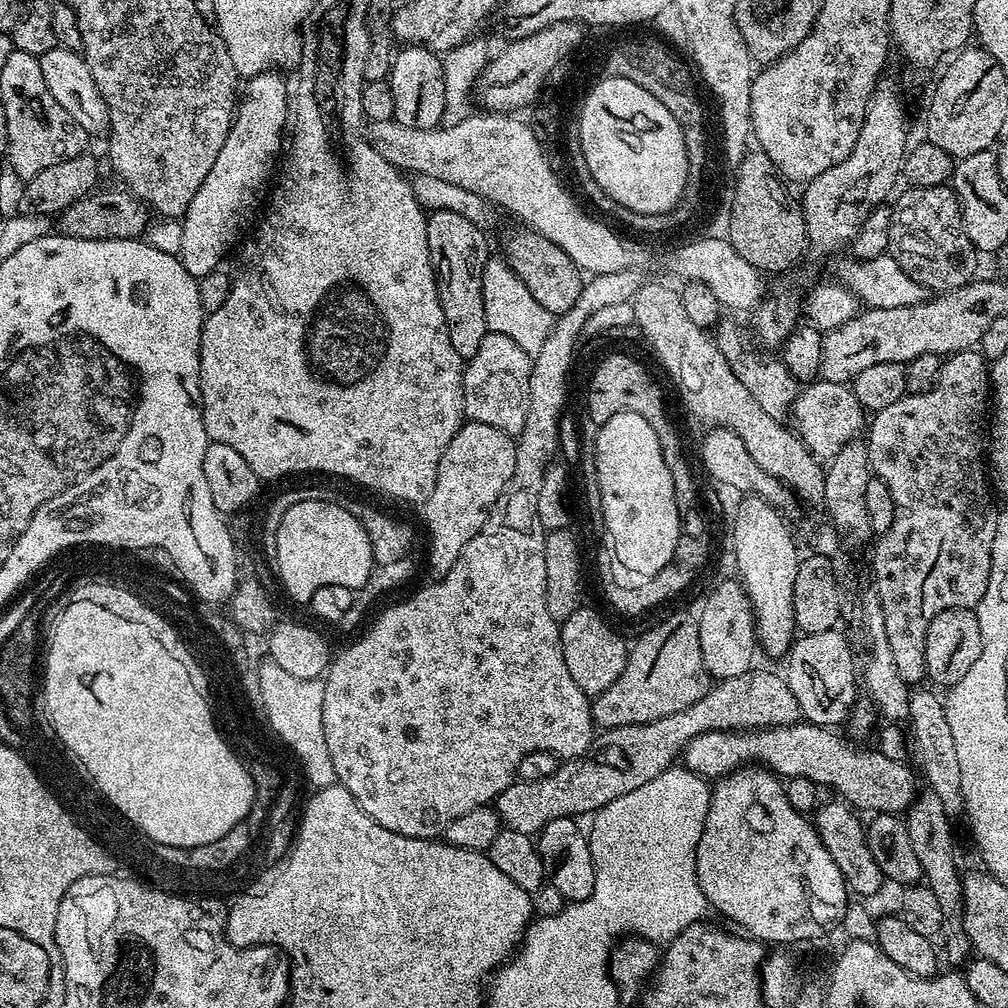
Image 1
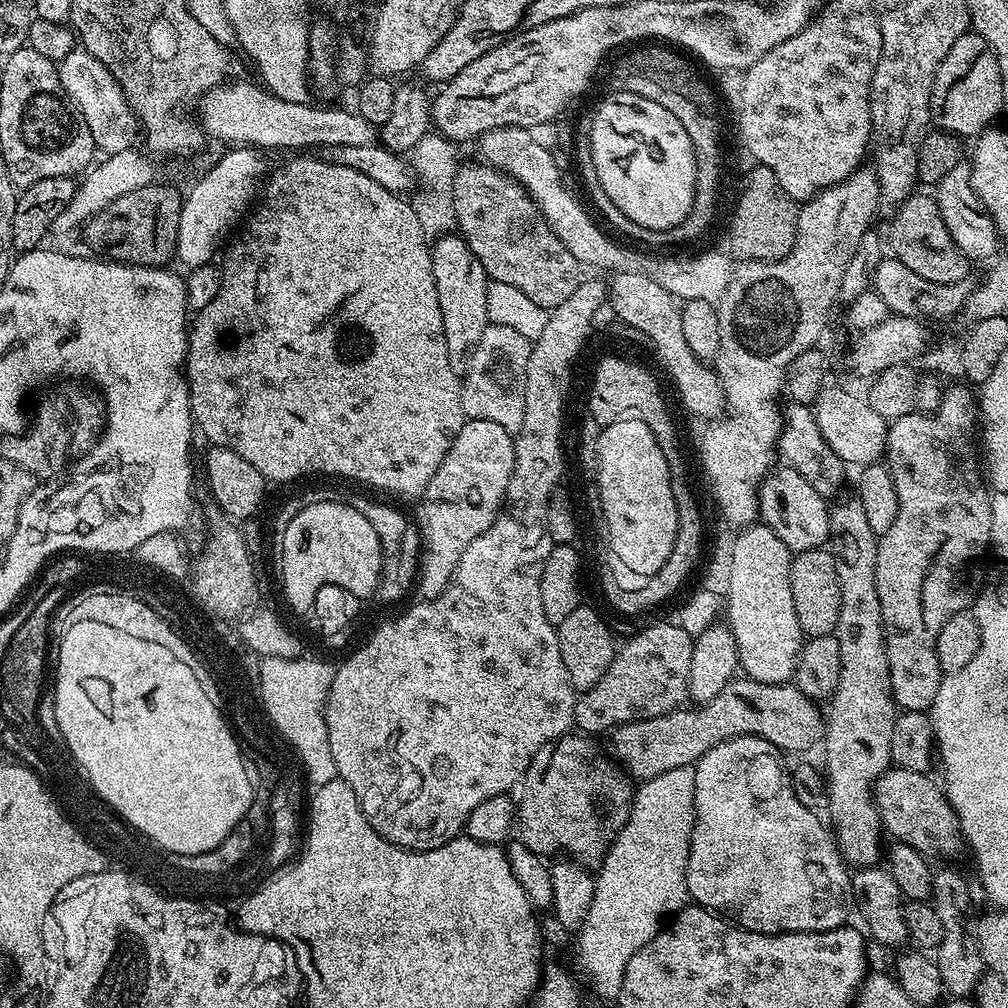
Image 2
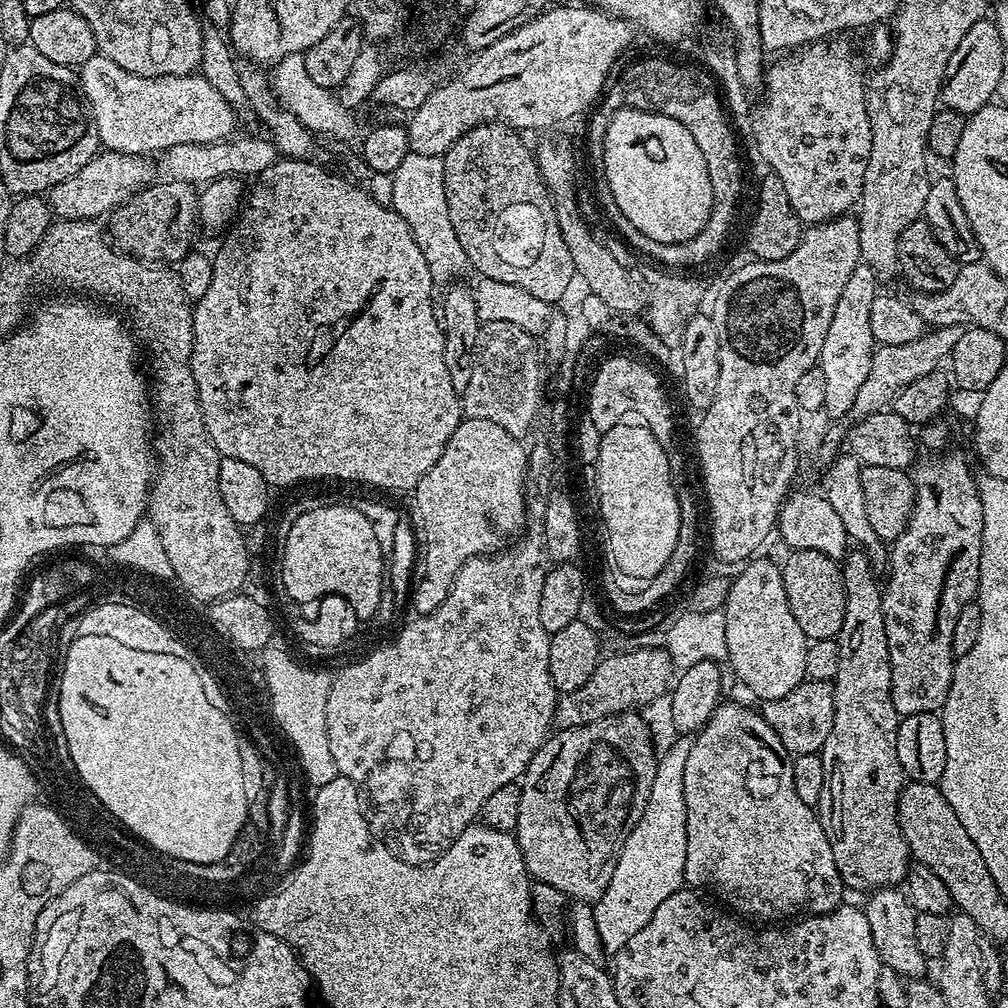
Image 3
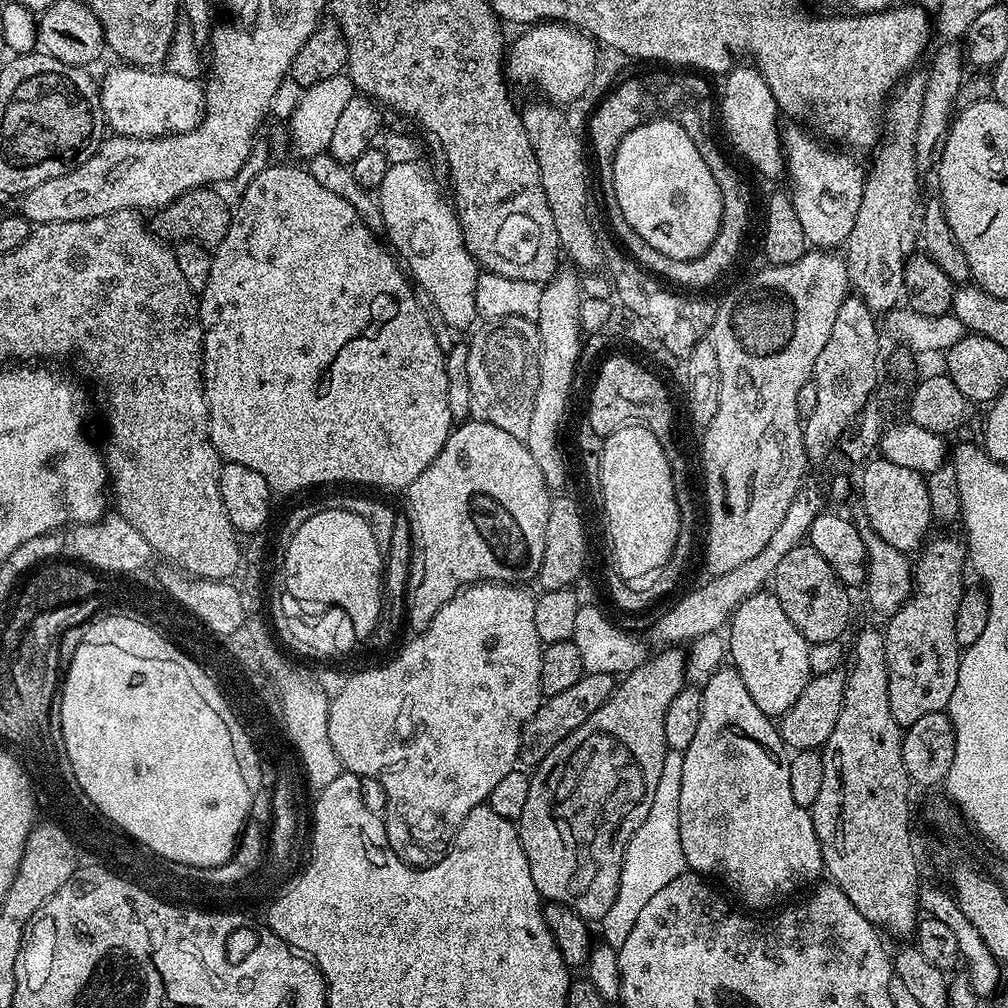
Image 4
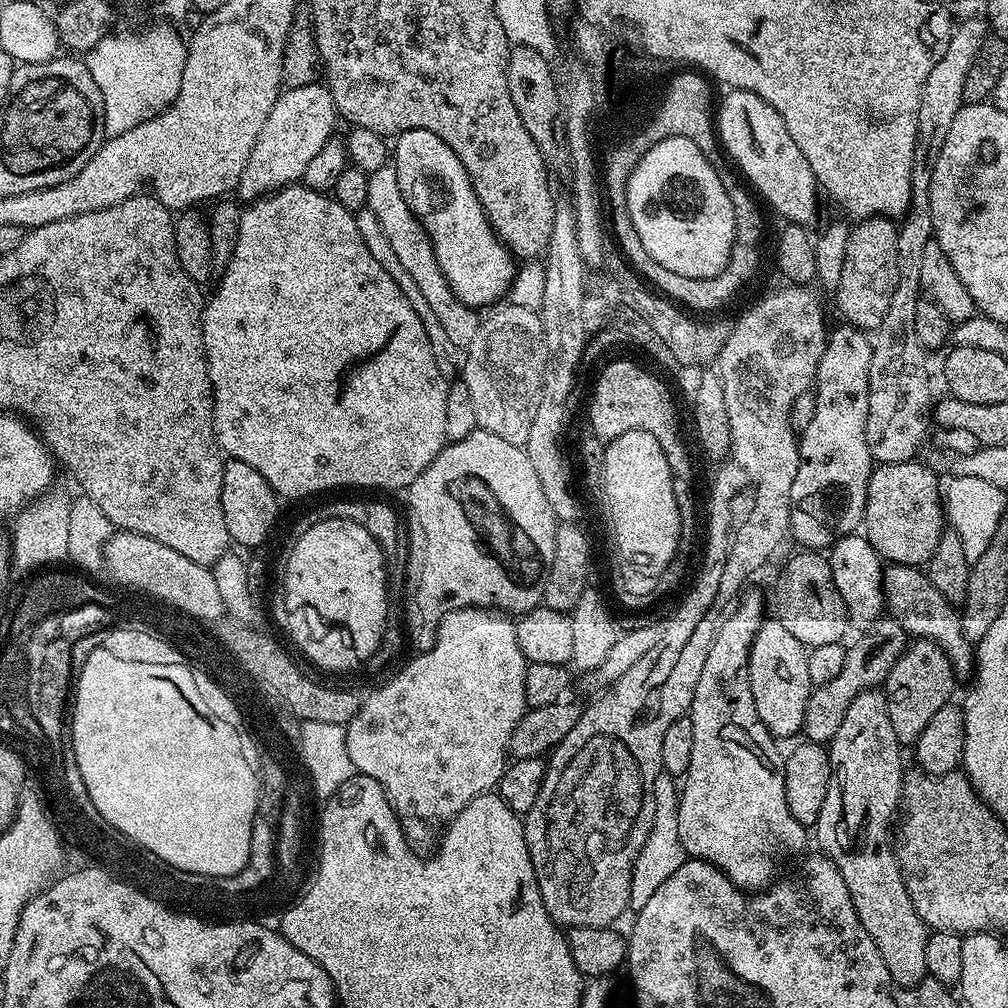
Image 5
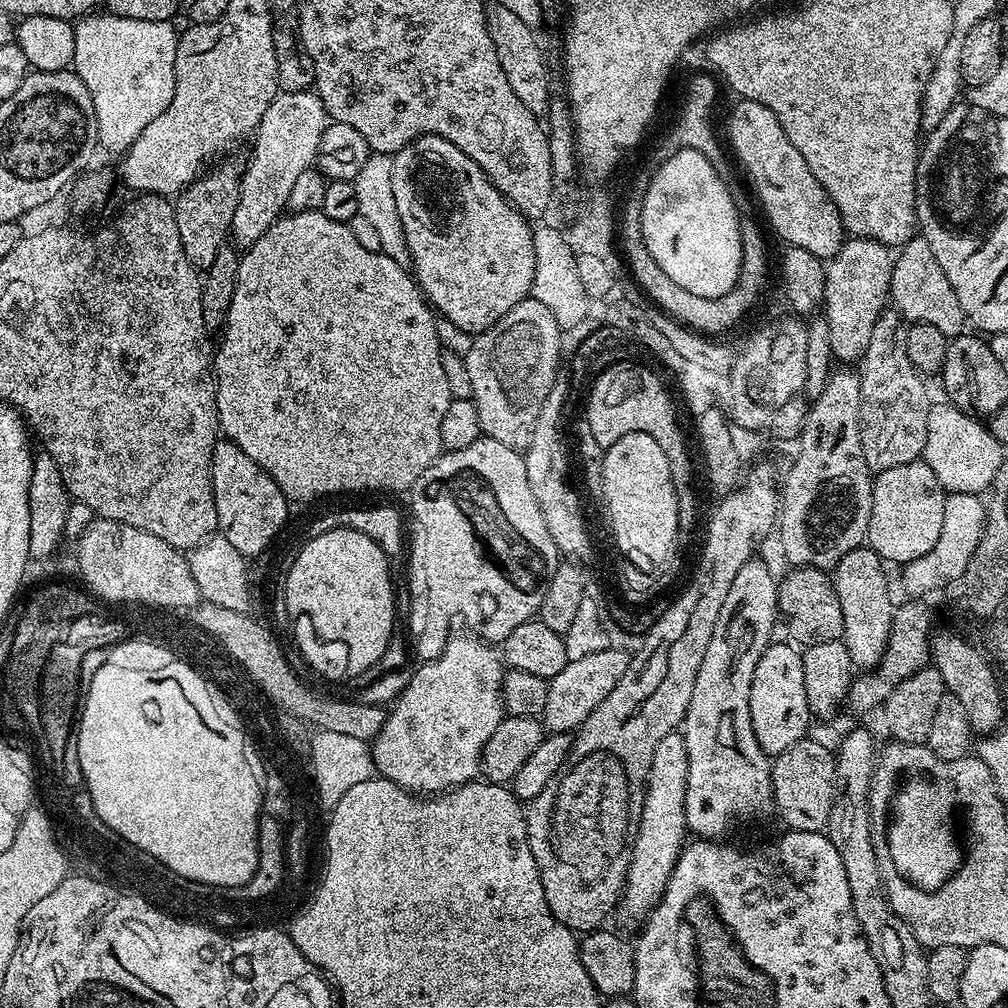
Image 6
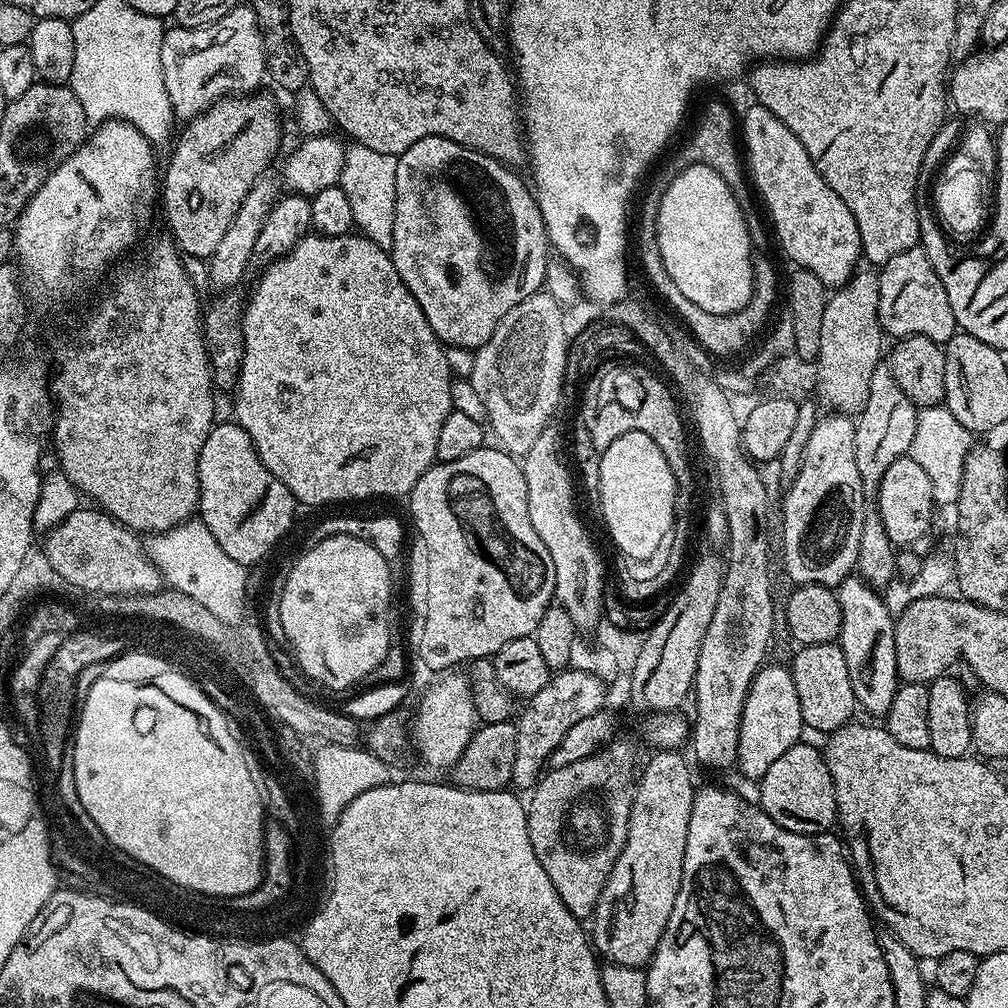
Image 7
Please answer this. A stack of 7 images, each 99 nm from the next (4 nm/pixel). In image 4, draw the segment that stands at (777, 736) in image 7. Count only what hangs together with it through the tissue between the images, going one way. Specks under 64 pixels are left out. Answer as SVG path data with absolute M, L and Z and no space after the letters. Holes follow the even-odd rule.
M768 590L753 592L751 596L747 596L736 607L726 628L726 652L730 657L731 667L739 672L742 682L746 682L746 690L750 690L750 698L754 698L758 710L762 710L769 718L783 716L786 710L790 710L790 706L794 706L794 702L798 702L798 694L806 690L808 681L813 677L809 647L808 640L802 638L798 626L794 626L794 622L786 618L786 610L782 610L778 598Z

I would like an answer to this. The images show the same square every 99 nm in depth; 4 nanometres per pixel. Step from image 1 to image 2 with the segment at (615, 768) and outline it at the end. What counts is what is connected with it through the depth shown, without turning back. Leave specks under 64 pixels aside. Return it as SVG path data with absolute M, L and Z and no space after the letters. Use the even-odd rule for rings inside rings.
M733 678L728 685L710 702L675 708L661 716L651 716L645 720L635 720L629 724L621 724L610 733L612 739L611 755L615 757L621 768L628 773L633 781L643 782L650 778L658 778L658 774L666 774L666 770L678 770L678 766L692 766L702 758L718 742L729 740L735 736L761 736L766 738L781 753L804 752L821 743L824 738L826 716L821 705L811 700L795 683L767 684L747 678Z

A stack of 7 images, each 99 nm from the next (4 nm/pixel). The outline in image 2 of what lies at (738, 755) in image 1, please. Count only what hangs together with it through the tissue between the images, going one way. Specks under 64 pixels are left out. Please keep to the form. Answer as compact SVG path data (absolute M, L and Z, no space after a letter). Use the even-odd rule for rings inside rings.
M895 766L882 773L872 785L872 796L876 800L880 822L883 831L893 836L893 841L914 846L914 850L929 858L956 856L960 851L965 851L964 833L960 831L960 823L948 800L947 792L930 777L928 772Z

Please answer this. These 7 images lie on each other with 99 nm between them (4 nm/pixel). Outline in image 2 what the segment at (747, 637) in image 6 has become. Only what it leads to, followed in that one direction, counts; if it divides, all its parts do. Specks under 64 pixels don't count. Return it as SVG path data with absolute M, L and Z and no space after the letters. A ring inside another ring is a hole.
M735 736L723 740L713 746L709 752L702 754L694 767L694 830L690 838L690 854L688 855L688 869L686 870L686 886L689 897L699 907L707 908L739 927L748 928L752 932L765 932L773 936L779 932L821 932L845 927L849 923L848 911L853 911L854 897L852 894L852 878L849 865L840 854L833 833L819 820L817 813L811 808L802 806L798 798L794 798L794 786L790 775L789 765L784 765L785 757L766 738L761 736Z

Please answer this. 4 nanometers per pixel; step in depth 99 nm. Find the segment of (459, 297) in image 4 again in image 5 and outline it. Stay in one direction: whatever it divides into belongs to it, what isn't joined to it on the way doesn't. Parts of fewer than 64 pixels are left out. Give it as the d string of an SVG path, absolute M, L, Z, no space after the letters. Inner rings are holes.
M385 166L369 175L367 208L378 217L378 223L381 224L382 230L386 230L386 238L390 242L390 247L394 249L398 262L402 262L402 267L409 272L410 278L414 278L418 291L421 292L422 298L426 298L430 310L434 310L434 315L444 327L446 335L454 341L454 346L466 350L478 335L481 313L477 309L466 307L453 294L452 288L438 266L432 240L421 226L419 218L410 210L410 206L406 206L402 198L402 190L398 190L398 174L395 167Z

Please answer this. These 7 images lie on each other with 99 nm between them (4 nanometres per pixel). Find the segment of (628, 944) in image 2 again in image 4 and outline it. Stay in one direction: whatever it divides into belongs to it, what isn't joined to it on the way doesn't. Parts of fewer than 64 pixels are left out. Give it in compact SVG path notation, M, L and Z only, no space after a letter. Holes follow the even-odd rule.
M668 750L664 753L662 775L658 777L658 786L654 789L654 806L650 806L650 814L646 814L642 826L634 830L624 851L616 901L602 921L603 943L618 946L626 942L626 934L634 930L634 922L638 922L638 914L642 914L642 906L646 906L646 902L650 902L650 898L654 898L654 894L658 894L662 886L674 882L674 878L678 878L686 870L680 837L683 761L683 751Z

